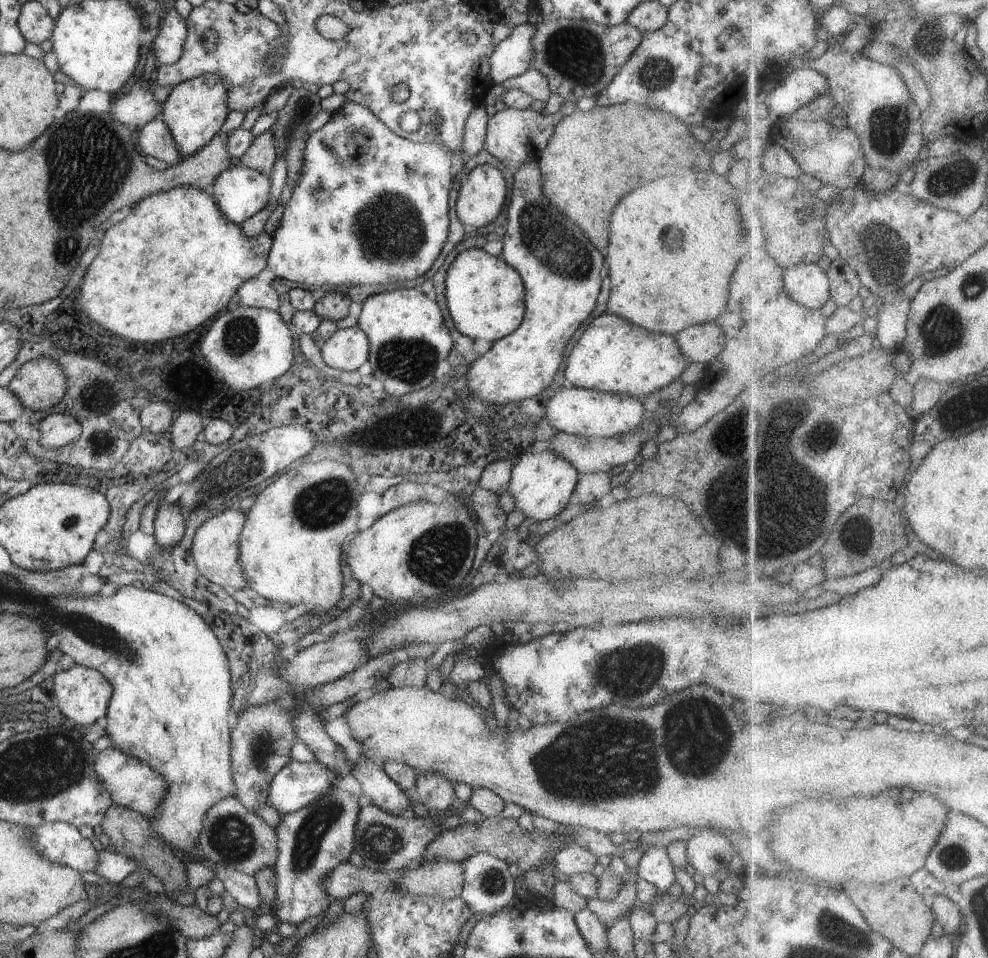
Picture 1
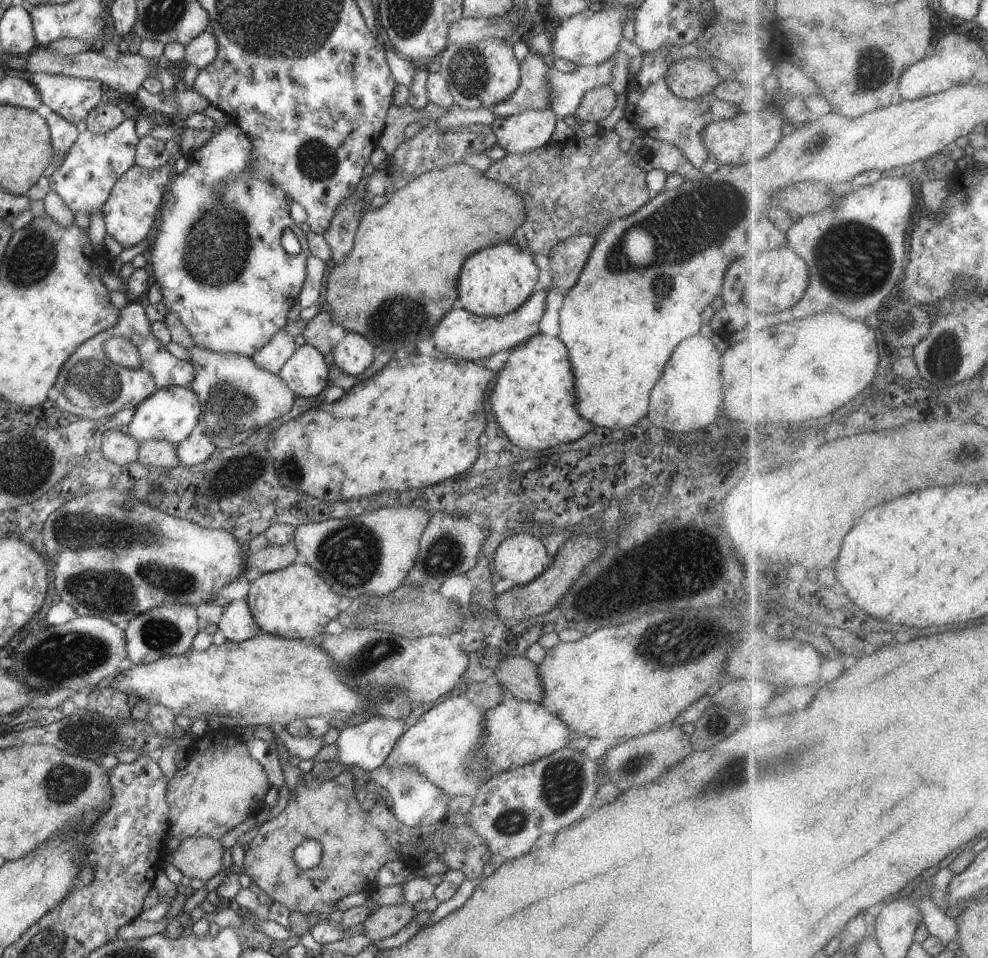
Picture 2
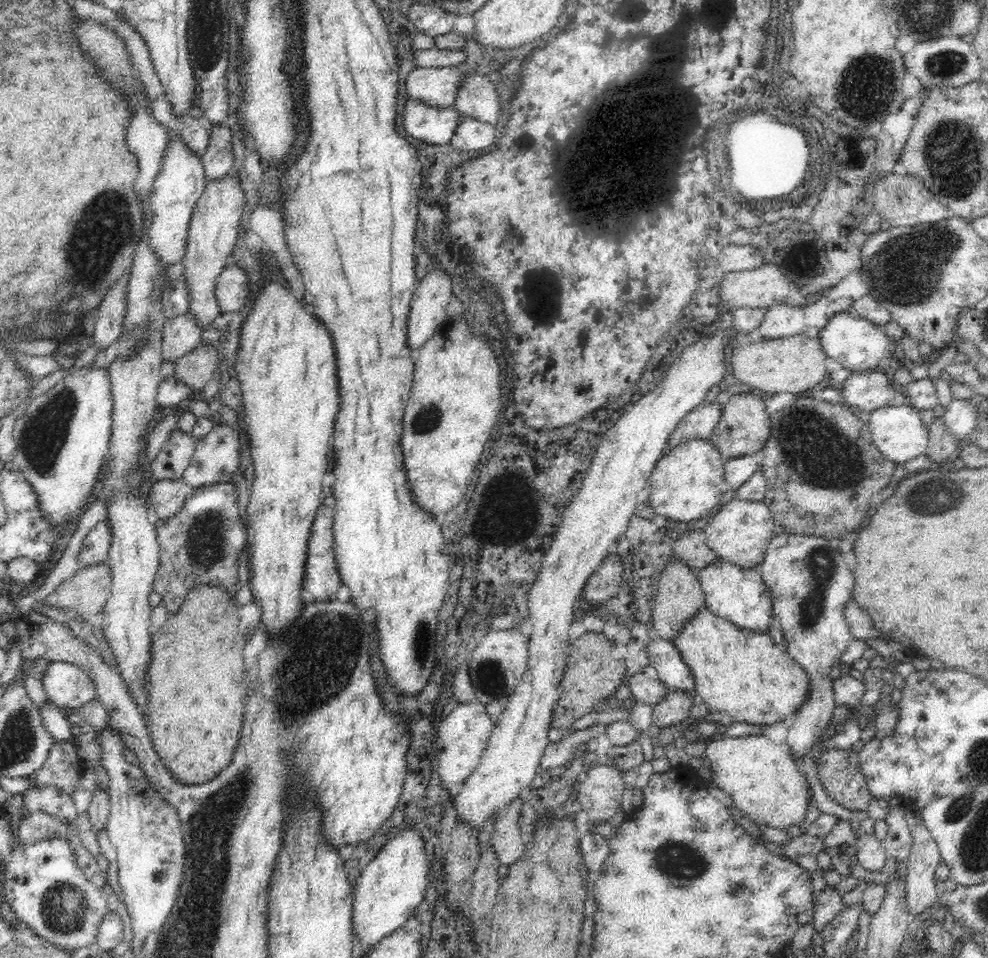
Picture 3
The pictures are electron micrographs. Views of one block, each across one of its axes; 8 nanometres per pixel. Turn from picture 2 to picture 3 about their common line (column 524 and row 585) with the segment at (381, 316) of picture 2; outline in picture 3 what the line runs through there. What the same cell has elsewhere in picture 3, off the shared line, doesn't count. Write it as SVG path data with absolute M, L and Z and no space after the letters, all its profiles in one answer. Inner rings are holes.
M204 584L194 588L180 610L151 636L152 658L146 676L148 708L143 718L159 759L180 784L200 785L212 781L230 764L239 745L245 714L243 650L249 636L236 627L238 609L225 588Z

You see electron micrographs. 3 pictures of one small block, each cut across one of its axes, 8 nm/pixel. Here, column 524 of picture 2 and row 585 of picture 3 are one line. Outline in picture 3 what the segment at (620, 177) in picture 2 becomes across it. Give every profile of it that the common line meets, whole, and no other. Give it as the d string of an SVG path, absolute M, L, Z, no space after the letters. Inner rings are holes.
M233 482L195 489L178 514L166 520L154 519L154 523L160 554L153 590L162 596L161 603L171 615L180 610L194 588L204 584L225 588L234 600L232 586L238 584L238 560L248 547L248 531L240 517L238 487Z

